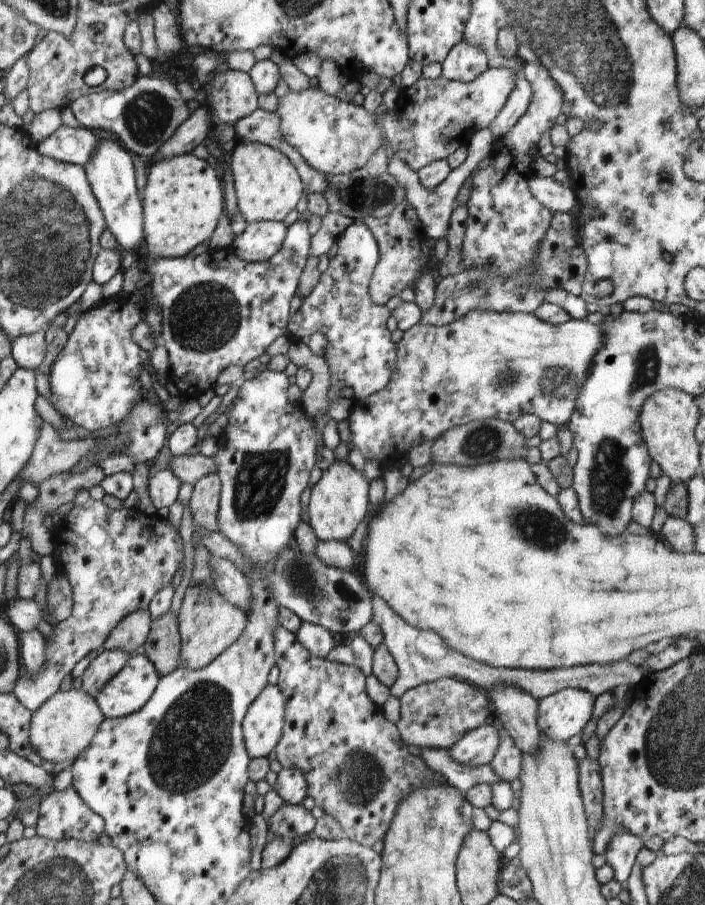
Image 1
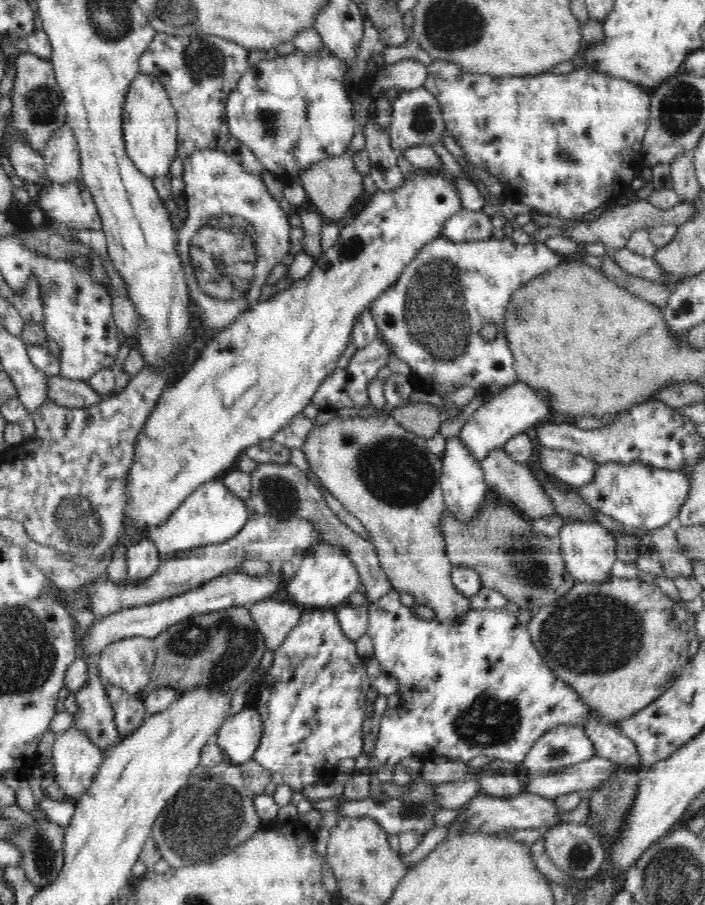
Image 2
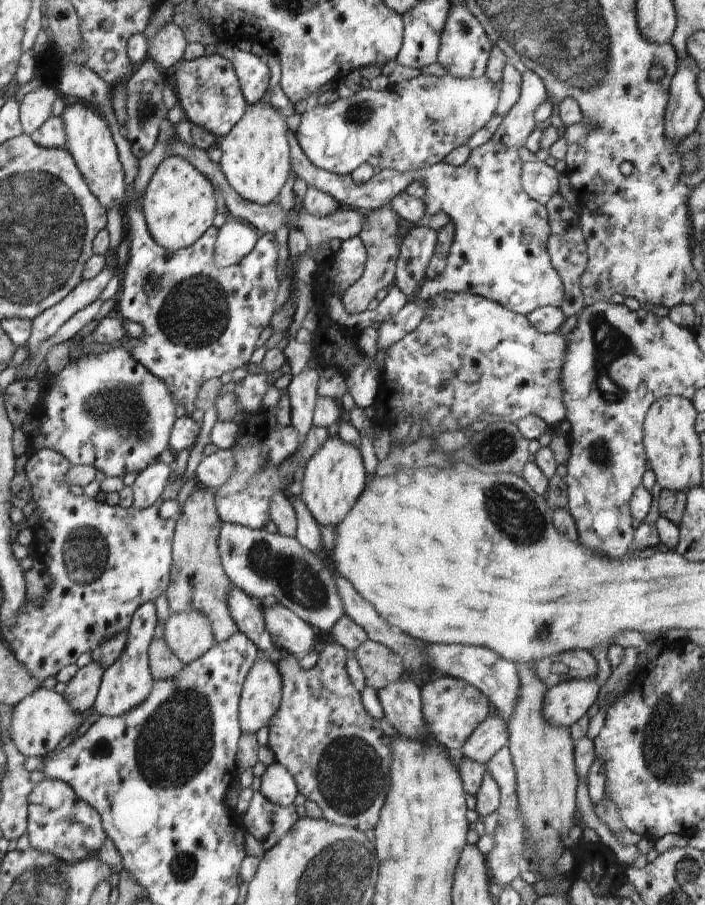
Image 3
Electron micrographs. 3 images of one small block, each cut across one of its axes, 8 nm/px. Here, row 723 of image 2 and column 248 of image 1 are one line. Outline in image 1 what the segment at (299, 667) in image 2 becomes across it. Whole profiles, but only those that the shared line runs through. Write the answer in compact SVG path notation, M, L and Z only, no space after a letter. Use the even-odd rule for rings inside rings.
M308 212L302 213L301 218L288 227L288 231L280 251L275 256L272 256L270 260L265 262L245 262L239 257L236 257L234 252L227 248L221 252L216 252L216 254L212 251L208 251L195 258L191 258L187 255L186 257L176 259L157 259L149 265L149 272L152 273L152 282L148 285L152 288L152 297L149 299L148 304L154 303L155 305L161 306L163 316L161 323L161 344L166 347L166 350L168 351L171 366L168 381L169 384L174 384L174 386L178 388L179 392L182 392L184 399L198 398L209 389L214 389L218 376L223 370L228 368L230 365L245 367L252 360L265 354L268 347L274 342L274 340L285 334L290 316L290 303L298 291L300 277L302 276L302 272L305 272L304 268L306 267L306 262L309 258L312 241L312 236L310 236L309 230L309 219L310 214L308 214Z

